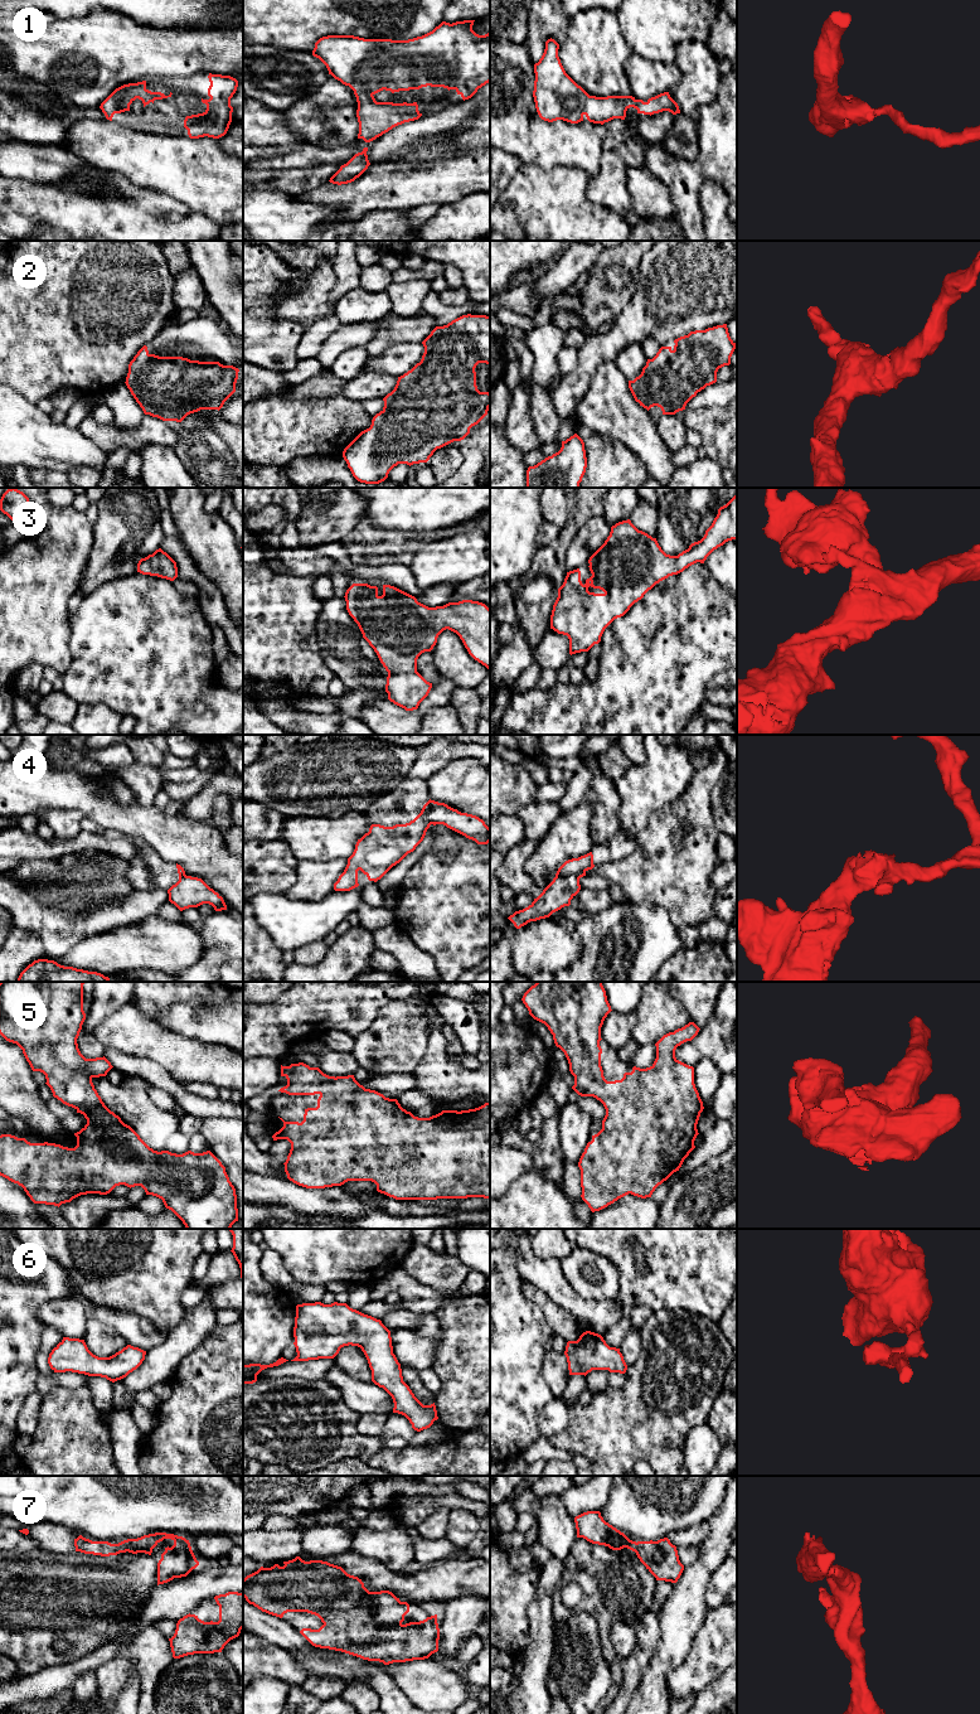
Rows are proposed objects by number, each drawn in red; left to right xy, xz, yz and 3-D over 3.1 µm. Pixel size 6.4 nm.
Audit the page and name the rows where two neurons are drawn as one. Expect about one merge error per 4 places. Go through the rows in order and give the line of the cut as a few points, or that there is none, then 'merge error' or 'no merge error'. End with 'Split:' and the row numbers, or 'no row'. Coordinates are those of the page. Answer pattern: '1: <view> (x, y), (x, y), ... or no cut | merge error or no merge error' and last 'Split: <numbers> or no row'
1: no cut | no merge error
2: no cut | no merge error
3: no cut | no merge error
4: yz (556, 876), (575, 875), (578, 879) | merge error
5: no cut | no merge error
6: no cut | no merge error
7: no cut | no merge error
Split: 4

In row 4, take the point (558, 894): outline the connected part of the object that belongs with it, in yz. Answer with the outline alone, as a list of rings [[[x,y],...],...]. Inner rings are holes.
[[[574,875],[554,877],[553,881],[525,909],[515,911],[508,919],[516,929],[530,921],[549,917],[553,912],[571,905],[571,900],[579,892],[579,878]]]

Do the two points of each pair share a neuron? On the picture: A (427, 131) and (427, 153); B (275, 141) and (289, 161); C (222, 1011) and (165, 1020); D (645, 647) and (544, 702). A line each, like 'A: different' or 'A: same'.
A: same
B: different
C: same
D: same

